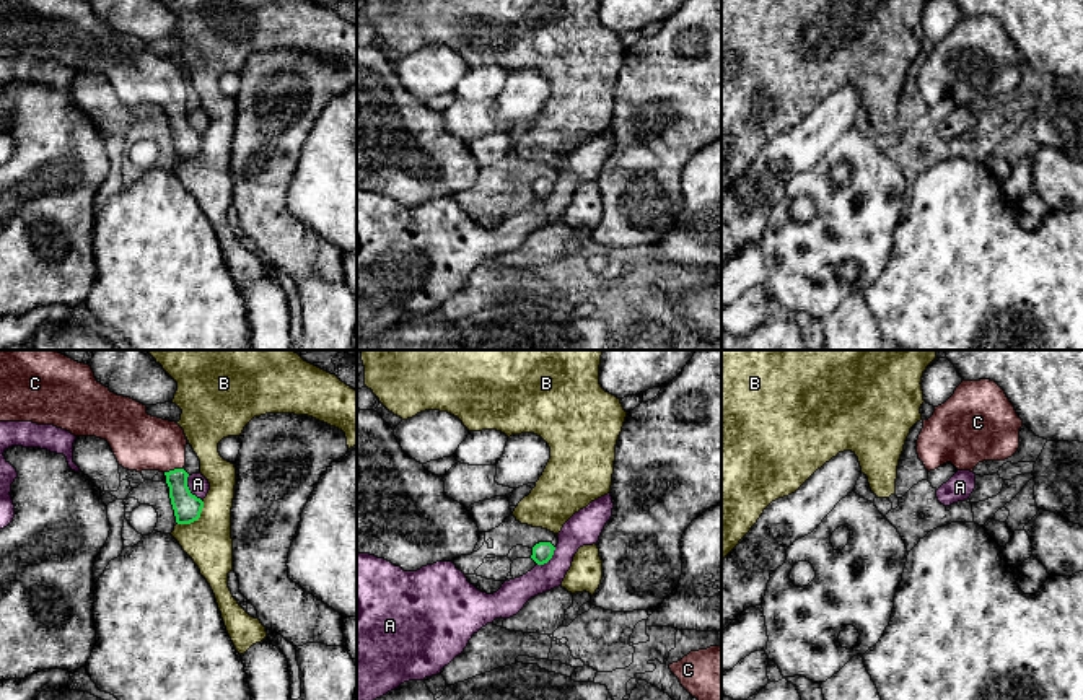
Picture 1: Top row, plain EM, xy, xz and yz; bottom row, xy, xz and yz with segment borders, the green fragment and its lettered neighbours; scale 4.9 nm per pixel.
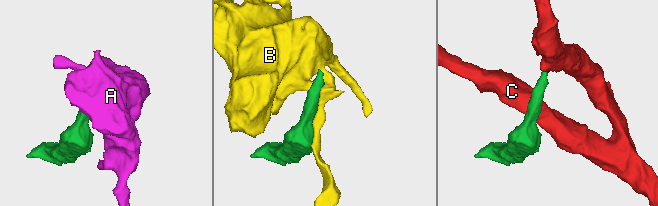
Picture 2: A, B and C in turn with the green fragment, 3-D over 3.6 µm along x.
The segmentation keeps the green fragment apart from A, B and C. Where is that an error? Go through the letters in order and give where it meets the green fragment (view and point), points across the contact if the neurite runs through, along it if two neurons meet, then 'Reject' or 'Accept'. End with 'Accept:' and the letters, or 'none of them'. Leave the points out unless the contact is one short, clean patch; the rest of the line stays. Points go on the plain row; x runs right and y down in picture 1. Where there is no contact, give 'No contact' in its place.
A: Touches green at xy (188, 124). Boundary: xy (188, 111), (188, 124), (201, 135). Reject
B: Touches green at xy (196, 155). Reject
C: Touches green at xy (175, 104). Path across: xy (188, 144), (178, 126), (175, 104), (149, 78), (139, 77). Accept
Accept: C

